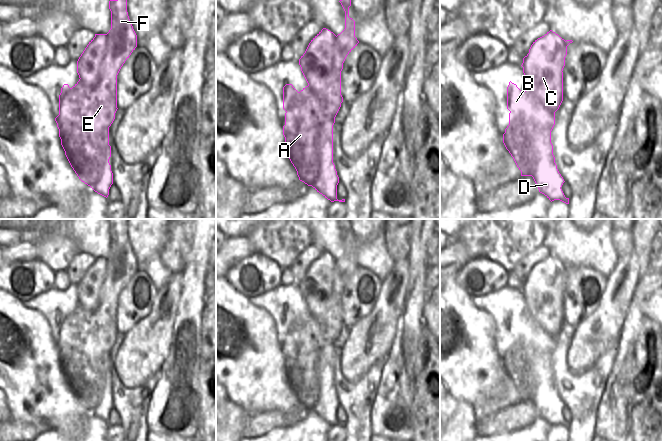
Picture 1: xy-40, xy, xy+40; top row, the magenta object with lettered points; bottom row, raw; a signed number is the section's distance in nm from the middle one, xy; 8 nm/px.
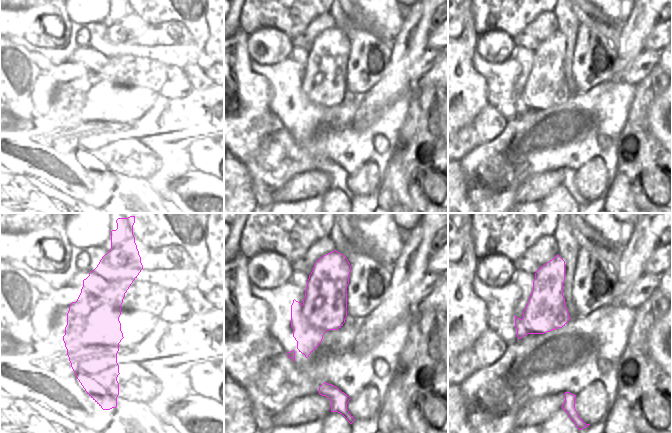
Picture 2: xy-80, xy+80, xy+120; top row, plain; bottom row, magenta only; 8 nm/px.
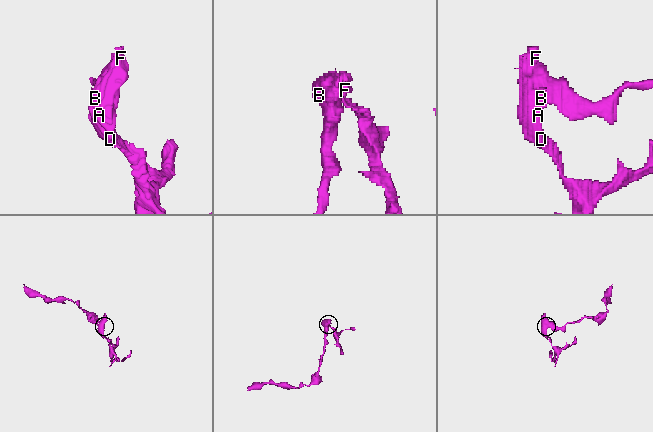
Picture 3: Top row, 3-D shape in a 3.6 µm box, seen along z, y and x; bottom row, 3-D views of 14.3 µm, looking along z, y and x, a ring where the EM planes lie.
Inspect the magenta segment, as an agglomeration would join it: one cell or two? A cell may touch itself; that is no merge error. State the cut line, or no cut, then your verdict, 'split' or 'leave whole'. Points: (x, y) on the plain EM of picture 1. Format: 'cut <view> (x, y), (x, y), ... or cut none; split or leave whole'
cut xy (337, 260), (329, 309), (318, 318); split

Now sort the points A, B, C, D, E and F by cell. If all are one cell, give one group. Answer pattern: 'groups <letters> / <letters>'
groups A B D E F / C

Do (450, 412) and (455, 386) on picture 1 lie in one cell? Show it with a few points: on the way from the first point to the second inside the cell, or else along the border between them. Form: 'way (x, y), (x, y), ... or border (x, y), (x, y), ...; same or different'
border (450, 394), (472, 406); different

